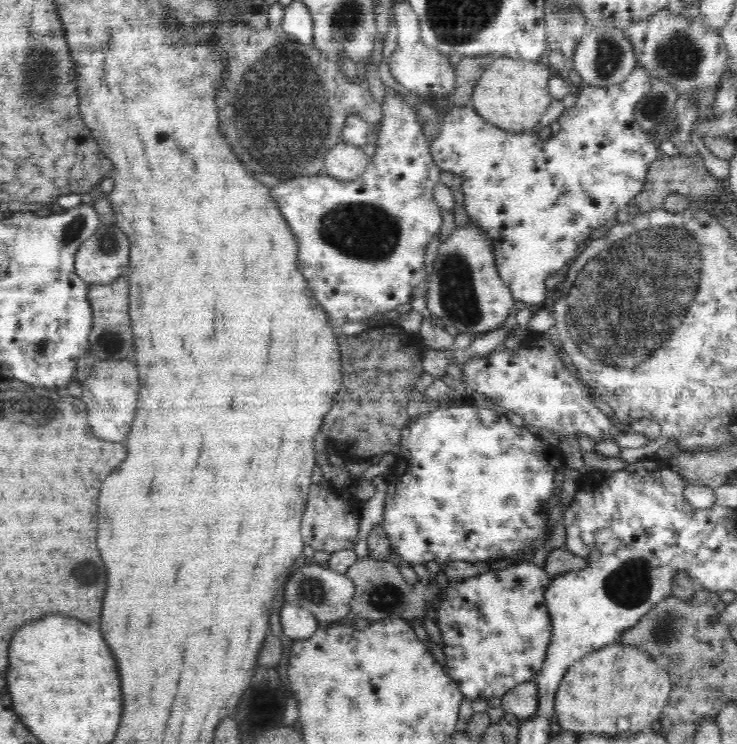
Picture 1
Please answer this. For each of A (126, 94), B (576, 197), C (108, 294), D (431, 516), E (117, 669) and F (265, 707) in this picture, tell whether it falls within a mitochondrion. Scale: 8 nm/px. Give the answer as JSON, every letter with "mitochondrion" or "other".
{"A":"other","B":"other","C":"other","D":"other","E":"other","F":"other"}

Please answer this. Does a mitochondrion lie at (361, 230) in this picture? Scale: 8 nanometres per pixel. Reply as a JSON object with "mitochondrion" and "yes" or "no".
{"mitochondrion":"yes"}

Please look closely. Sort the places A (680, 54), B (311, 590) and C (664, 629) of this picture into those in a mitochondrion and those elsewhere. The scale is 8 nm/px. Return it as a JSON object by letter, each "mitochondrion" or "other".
{"A":"mitochondrion","B":"mitochondrion","C":"mitochondrion"}

